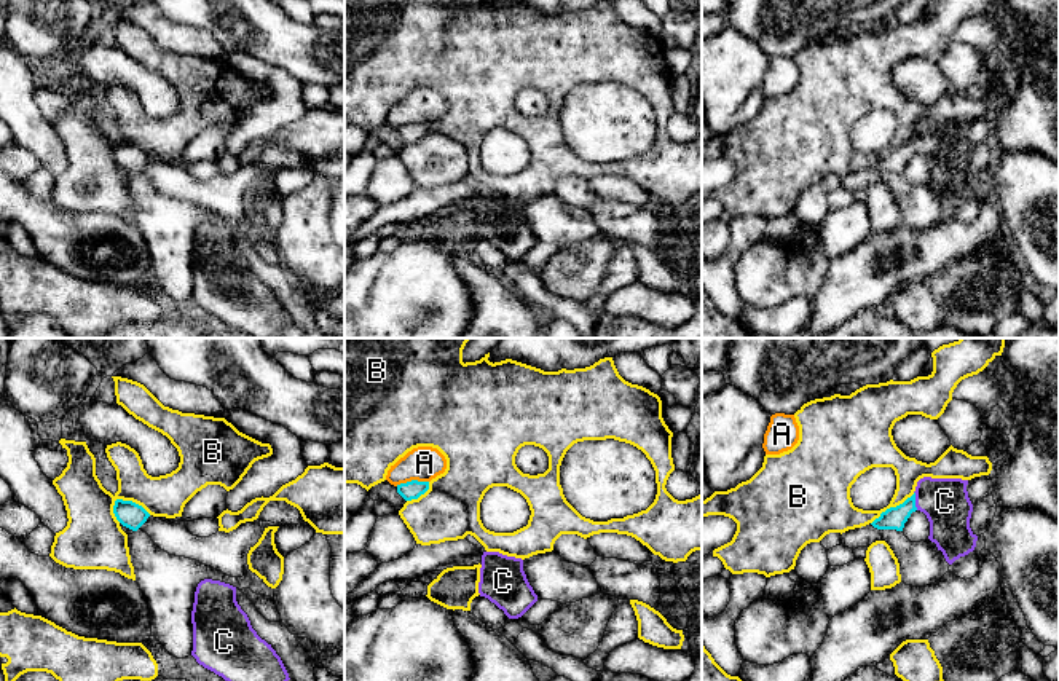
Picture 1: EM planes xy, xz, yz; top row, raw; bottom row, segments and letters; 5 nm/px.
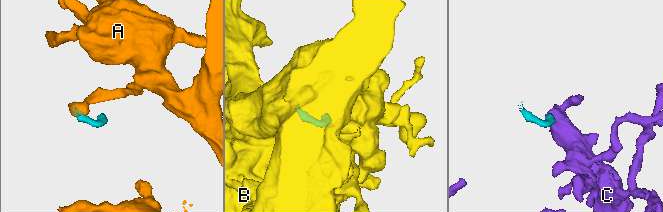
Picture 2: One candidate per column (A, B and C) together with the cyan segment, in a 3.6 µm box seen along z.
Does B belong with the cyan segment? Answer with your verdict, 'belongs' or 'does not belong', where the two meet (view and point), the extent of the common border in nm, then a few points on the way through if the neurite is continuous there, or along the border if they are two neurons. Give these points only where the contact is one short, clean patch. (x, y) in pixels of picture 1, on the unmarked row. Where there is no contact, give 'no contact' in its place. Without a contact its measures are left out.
does not belong; contact xy (131, 144); length 200 nm

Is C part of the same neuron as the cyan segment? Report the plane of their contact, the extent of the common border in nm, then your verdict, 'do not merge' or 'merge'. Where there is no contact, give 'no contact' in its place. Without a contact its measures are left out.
yz | 100 nm | merge

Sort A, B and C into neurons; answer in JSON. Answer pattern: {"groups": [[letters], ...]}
{"groups": [["A"], ["B"], ["C"]]}

